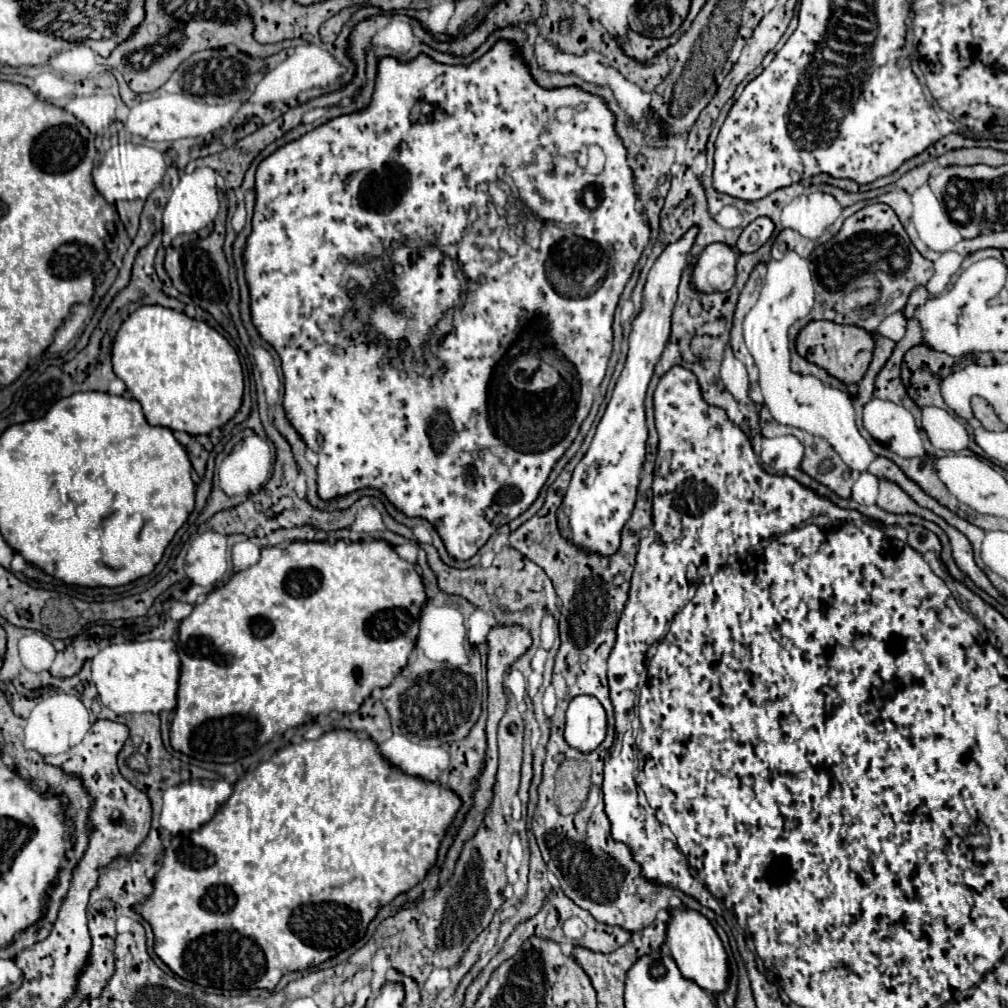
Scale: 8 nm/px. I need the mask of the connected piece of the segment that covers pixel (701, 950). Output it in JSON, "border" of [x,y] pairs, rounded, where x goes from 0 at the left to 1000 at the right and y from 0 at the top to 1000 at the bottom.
{"border":[[[672,901],[664,905],[664,917],[662,917],[662,929],[660,929],[660,938],[664,940],[666,948],[674,956],[674,962],[678,968],[684,972],[689,972],[695,980],[699,980],[705,986],[717,984],[721,980],[721,946],[719,940],[705,919],[705,915],[691,903],[684,901]]]}

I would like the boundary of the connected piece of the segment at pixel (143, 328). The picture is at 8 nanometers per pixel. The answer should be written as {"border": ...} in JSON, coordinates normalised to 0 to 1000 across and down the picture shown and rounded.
{"border":[[[140,304],[136,306],[132,312],[128,312],[128,315],[120,321],[118,329],[114,331],[114,337],[112,337],[112,345],[110,345],[110,359],[112,359],[112,369],[124,379],[128,391],[142,403],[142,409],[144,409],[144,415],[148,421],[152,423],[164,423],[168,427],[180,427],[180,429],[186,429],[189,433],[195,433],[195,431],[207,431],[211,425],[219,425],[223,419],[227,419],[233,409],[237,407],[239,403],[239,395],[241,395],[241,367],[239,367],[239,361],[237,361],[237,353],[235,349],[229,345],[229,341],[217,331],[213,329],[209,323],[205,323],[203,319],[195,319],[188,313],[184,313],[182,310],[174,310],[170,306],[162,306],[162,304]]]}

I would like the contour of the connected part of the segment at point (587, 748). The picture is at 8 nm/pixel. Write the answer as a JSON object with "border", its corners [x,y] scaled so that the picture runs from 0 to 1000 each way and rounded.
{"border":[[[570,690],[563,702],[561,734],[574,746],[588,746],[602,728],[602,708],[590,690]]]}

